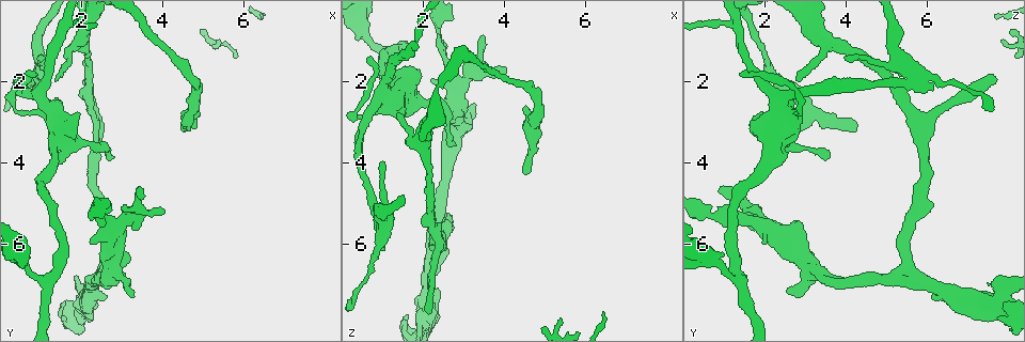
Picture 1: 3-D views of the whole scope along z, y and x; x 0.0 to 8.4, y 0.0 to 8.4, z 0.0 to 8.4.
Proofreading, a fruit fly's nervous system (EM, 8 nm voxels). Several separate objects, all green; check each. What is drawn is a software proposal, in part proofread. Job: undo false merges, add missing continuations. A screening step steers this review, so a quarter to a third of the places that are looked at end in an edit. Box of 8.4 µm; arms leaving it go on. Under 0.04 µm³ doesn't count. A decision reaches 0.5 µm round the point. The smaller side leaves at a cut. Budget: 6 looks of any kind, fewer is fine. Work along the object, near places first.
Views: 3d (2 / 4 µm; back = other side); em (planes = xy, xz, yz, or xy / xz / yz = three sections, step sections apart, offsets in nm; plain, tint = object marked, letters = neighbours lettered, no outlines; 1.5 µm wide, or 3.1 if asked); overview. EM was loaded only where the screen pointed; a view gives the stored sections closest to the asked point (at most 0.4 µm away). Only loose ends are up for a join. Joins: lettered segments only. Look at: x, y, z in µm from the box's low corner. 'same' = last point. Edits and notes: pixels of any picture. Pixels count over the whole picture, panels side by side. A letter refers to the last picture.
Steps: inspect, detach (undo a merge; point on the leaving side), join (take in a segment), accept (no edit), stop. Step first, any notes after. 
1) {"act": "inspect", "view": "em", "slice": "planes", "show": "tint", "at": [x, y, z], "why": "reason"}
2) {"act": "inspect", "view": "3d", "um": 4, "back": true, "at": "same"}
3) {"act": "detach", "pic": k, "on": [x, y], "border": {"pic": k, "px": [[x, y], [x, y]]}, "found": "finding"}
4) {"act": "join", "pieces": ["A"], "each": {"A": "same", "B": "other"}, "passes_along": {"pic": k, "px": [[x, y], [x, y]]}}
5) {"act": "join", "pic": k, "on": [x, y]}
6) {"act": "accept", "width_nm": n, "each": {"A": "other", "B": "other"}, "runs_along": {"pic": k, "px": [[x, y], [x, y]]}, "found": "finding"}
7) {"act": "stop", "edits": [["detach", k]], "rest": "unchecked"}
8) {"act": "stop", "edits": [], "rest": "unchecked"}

{"act": "inspect", "view": "em", "slice": "planes", "show": "letters", "at": [2.15, 6.90, 7.70], "why": "branch stops here"}

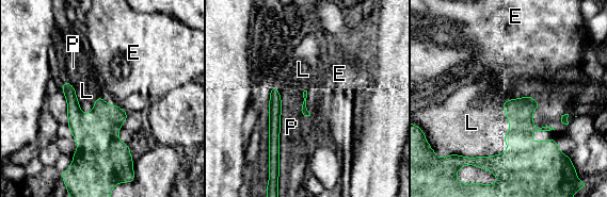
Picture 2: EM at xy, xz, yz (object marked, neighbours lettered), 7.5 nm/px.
{"act": "accept", "each": {"E": "other", "L": "other", "P": "other"}, "border": {"pic": 2, "px": [[505, 99], [508, 148], [469, 158]]}, "found": "no lettered segment goes on from it"}

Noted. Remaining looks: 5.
{"act": "inspect", "view": "em", "slice": "yz", "step": 4, "show": "letters", "at": [2.20, 1.85, 7.60], "why": "free end"}

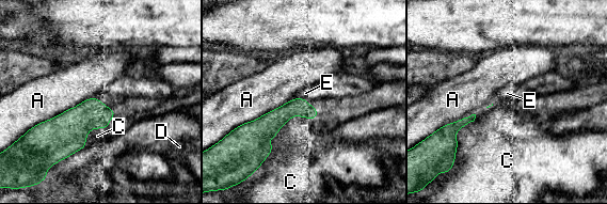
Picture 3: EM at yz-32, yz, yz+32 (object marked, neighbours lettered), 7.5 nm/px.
{"act": "inspect", "view": "em", "slice": "planes", "show": "letters", "at": "same", "why": "cut it another way"}

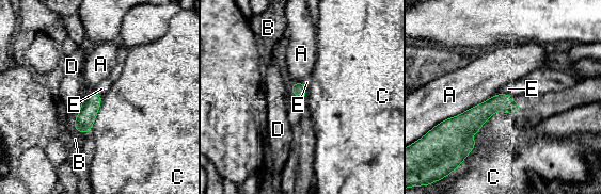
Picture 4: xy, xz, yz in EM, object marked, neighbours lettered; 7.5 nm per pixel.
{"act": "accept", "width_nm": 100, "each": {"A": "other", "B": "other", "C": "other", "D": "other", "E": "other"}, "runs_along": {"pic": 4, "px": [[517, 108], [491, 106], [453, 130]]}, "found": "none of them fits"}

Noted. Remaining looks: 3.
{"act": "inspect", "view": "3d", "um": 2, "at": [3.45, 4.65, 0.90], "why": "free end"}

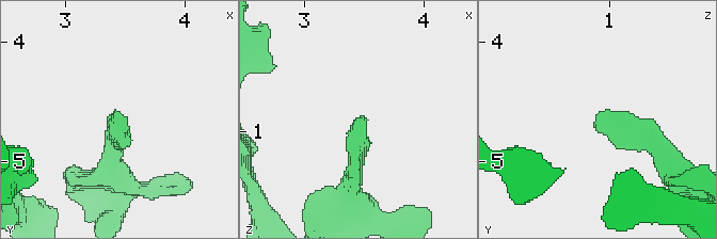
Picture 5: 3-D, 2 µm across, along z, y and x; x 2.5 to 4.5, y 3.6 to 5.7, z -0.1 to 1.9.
{"act": "inspect", "view": "em", "slice": "xz", "step": 4, "show": "tint", "at": [3.48, 4.62, 0.90], "why": "need the tissue"}

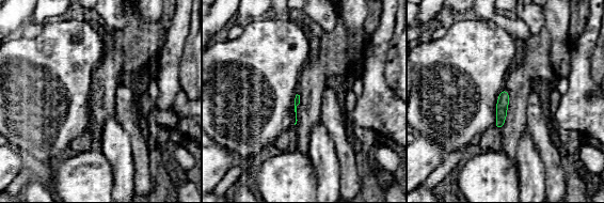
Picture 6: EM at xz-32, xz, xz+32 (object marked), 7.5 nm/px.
{"act": "inspect", "view": "em", "slice": "planes", "show": "letters", "at": "same", "why": "another direction"}

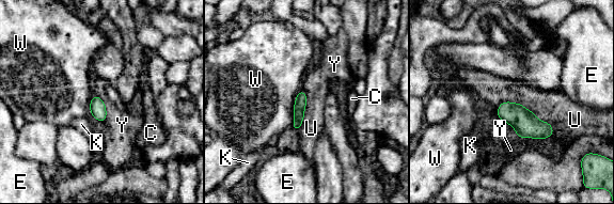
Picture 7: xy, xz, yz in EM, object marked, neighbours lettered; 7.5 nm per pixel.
{"act": "accept", "width_nm": 100, "each": {"C": "other", "E": "other", "K": "other", "U": "other", "W": "other", "Y": "other"}, "border": {"pic": 7, "px": [[106, 105], [106, 120], [104, 122]]}, "found": "none of them fits"}

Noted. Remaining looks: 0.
{"act": "stop", "edits": [], "rest": "unchecked"}

